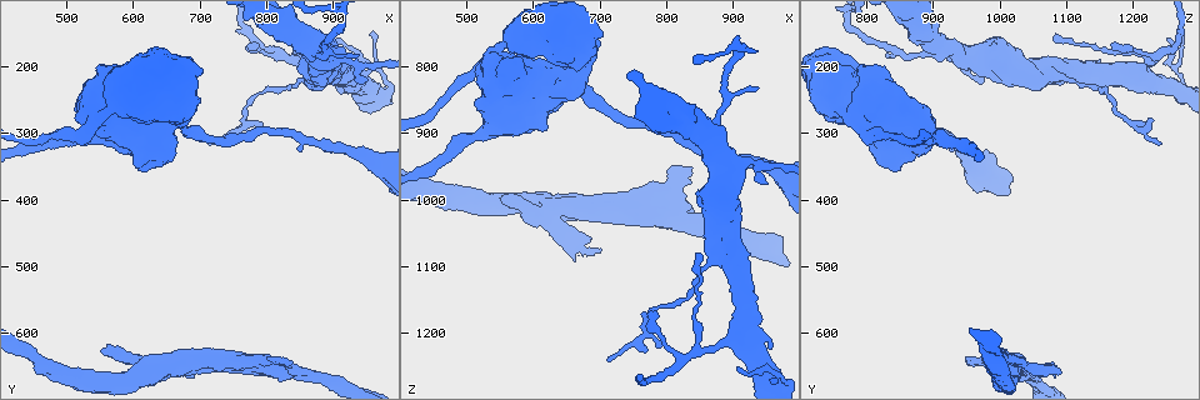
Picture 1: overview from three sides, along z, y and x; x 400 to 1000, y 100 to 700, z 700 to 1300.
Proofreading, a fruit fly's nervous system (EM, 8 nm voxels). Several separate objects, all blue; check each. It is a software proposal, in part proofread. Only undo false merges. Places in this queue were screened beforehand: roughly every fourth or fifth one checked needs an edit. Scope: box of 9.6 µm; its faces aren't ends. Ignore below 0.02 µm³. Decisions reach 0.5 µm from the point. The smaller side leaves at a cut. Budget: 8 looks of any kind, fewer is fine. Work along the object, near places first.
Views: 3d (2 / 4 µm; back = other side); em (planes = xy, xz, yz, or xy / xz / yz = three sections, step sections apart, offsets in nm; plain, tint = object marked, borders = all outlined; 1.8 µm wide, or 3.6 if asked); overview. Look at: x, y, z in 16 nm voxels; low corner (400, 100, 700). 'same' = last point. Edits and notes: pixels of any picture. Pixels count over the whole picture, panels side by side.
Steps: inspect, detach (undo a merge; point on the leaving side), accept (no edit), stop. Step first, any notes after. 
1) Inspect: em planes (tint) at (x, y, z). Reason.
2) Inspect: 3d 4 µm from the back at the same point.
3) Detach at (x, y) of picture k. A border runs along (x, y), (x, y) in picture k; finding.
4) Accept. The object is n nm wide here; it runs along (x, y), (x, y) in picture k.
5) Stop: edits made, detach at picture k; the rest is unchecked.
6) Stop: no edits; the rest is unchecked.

Inspect: em planes (tint) at (870, 170, 915). Thin arm on a thick one.

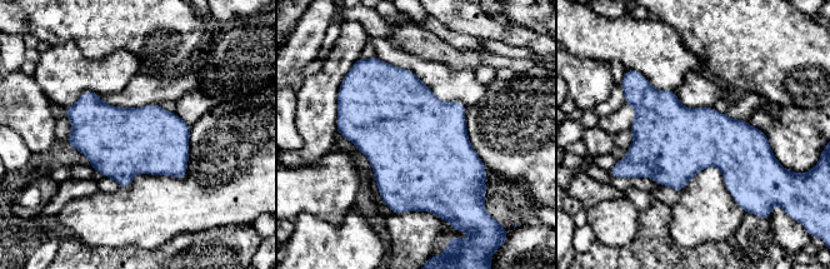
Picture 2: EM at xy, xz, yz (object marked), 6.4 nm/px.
Accept. One neuron here.

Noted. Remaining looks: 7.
Inspect: 3d 2 µm from the back at (815, 640, 955). Touches itself.

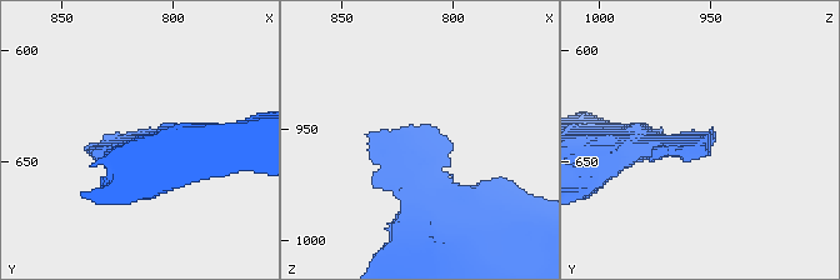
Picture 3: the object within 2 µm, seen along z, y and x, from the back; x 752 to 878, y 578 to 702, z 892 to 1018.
Inspect: em planes (tint) at (816, 641, 960).

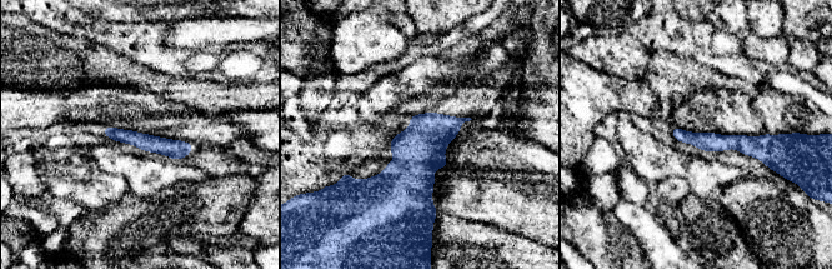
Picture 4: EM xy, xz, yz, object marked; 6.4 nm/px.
Accept. The object is 110 nm wide here; it runs along (675, 130), (705, 142), (775, 145) in picture 4; all the same neuron.

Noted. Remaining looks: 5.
Inspect: em planes (tint) at (630, 660, 1005). Four-way junction.

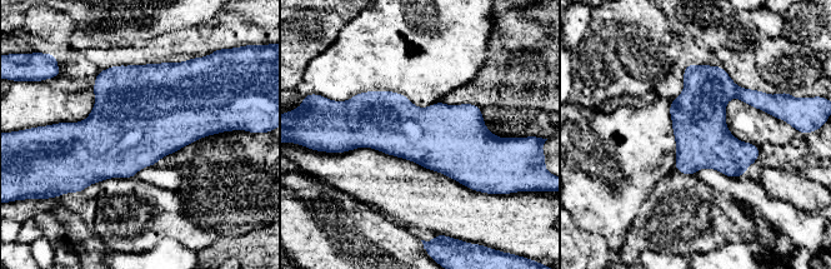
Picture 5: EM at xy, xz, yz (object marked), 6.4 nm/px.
Detach at (771, 104) of picture 5. Two neurons meet here.

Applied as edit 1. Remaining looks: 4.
Stop: edits made, detach at picture 5; the rest is unchecked.

